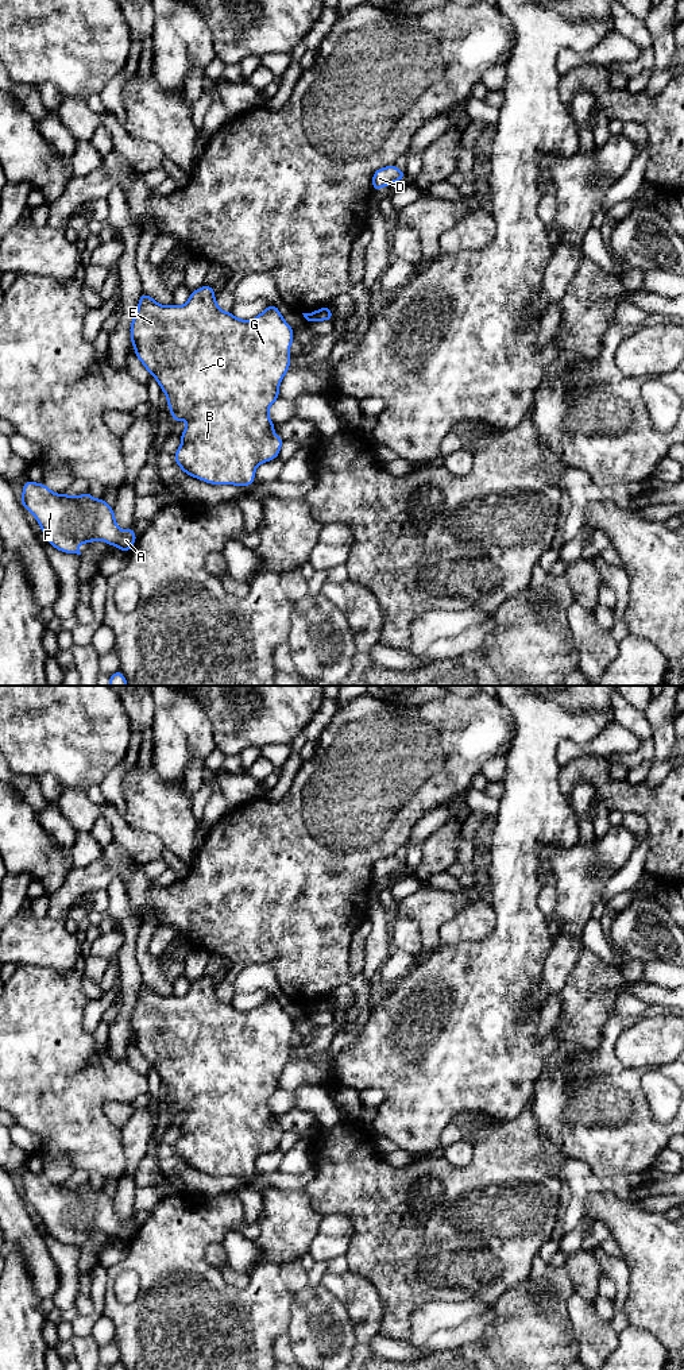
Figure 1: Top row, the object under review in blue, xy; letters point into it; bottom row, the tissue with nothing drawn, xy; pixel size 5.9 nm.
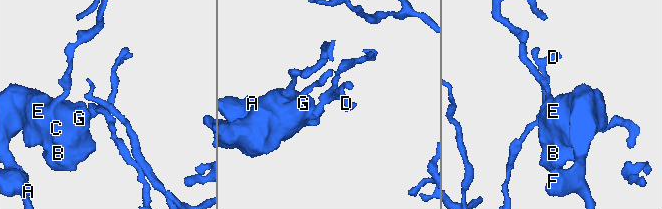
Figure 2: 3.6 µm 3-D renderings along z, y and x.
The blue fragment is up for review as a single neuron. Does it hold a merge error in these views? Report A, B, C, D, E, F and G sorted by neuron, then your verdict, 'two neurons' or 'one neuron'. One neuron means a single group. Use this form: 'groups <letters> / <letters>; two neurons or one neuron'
groups A B C E F G / D; two neurons

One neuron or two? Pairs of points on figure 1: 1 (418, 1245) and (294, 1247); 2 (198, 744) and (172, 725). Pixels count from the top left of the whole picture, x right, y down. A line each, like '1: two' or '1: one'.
1: two
2: one

